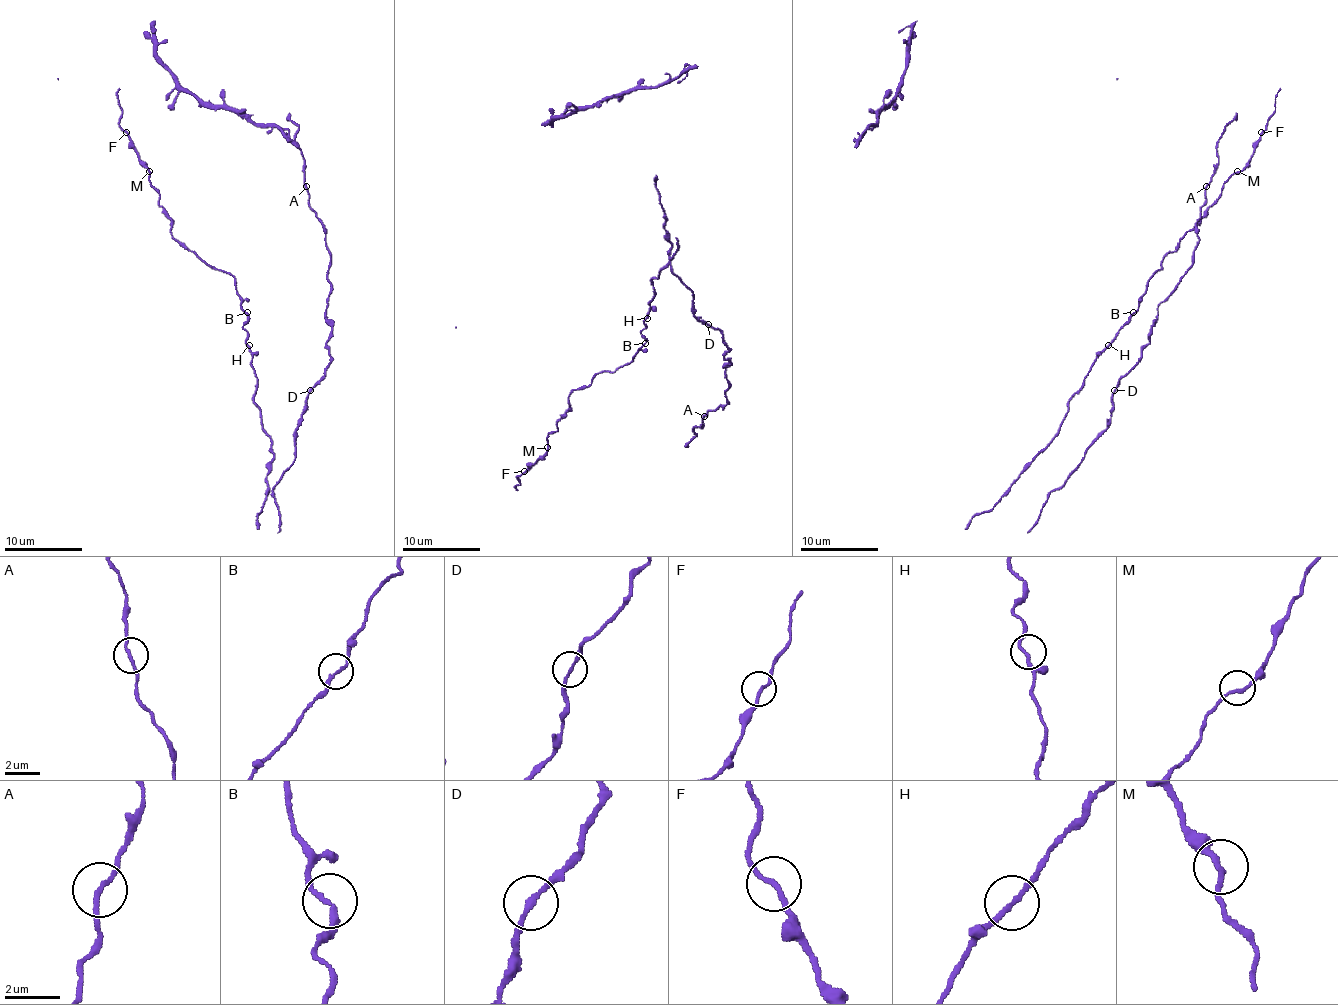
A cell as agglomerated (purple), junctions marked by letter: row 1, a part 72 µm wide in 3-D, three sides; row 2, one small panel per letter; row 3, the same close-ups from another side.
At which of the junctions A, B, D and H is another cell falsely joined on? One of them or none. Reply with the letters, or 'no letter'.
no letter

